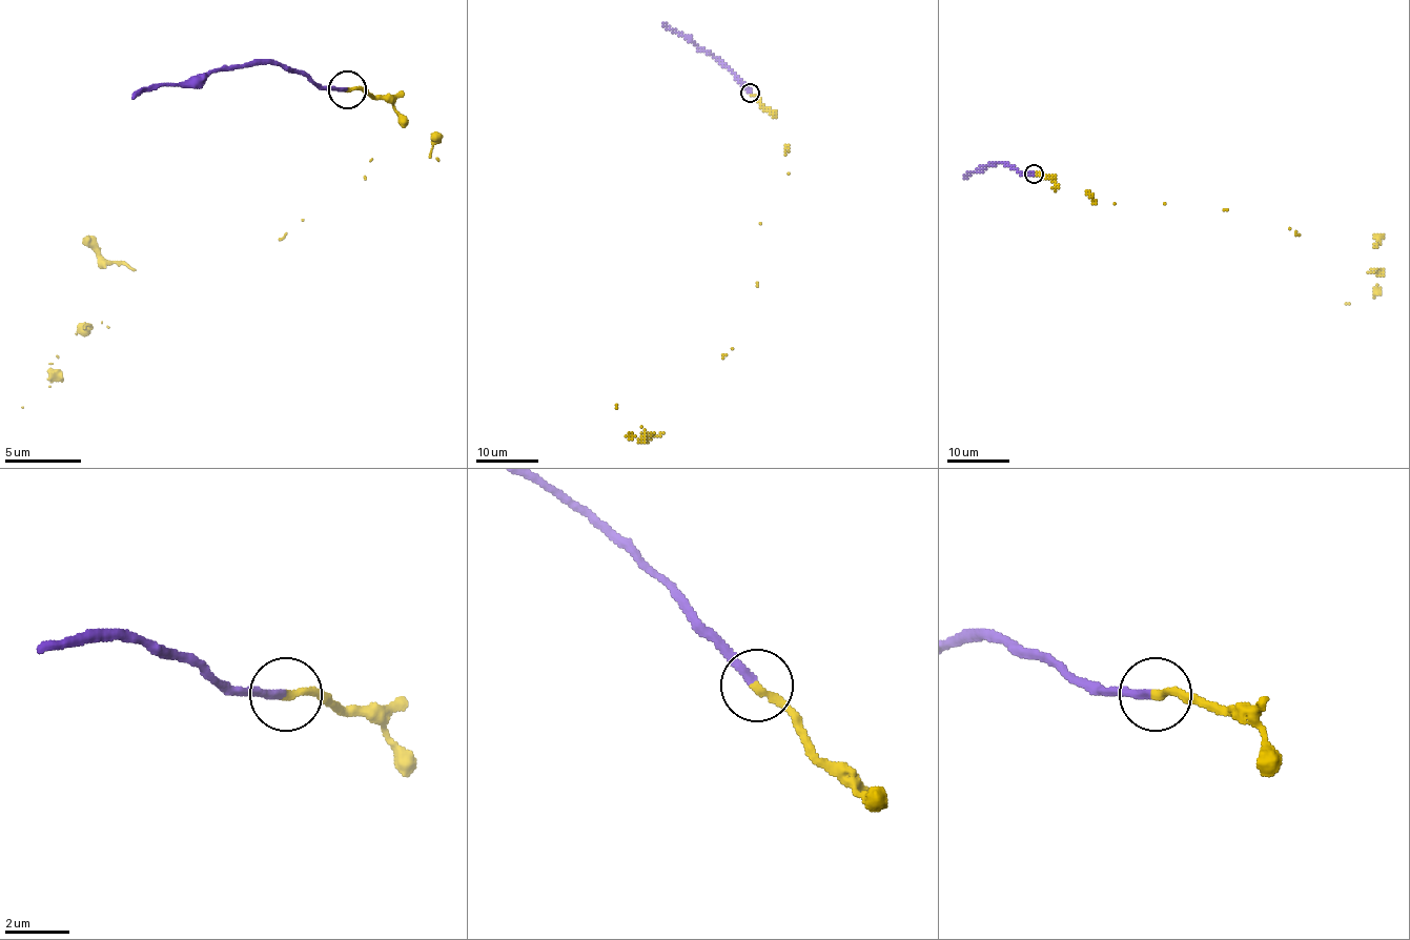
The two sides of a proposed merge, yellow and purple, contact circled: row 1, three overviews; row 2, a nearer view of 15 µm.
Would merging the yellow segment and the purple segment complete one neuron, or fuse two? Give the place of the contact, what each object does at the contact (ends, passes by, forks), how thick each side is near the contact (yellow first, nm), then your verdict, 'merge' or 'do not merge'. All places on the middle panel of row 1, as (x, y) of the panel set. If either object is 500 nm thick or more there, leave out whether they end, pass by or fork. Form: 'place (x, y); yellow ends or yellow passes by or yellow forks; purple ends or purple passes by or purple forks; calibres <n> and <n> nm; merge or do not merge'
place (750, 93); yellow ends; purple ends; calibres 280 and 240 nm; merge

